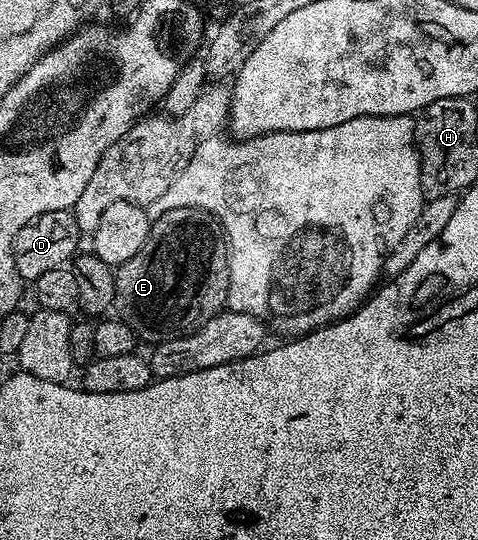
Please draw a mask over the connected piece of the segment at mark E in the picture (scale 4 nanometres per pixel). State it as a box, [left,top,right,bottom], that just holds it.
[112,208,229,346]

